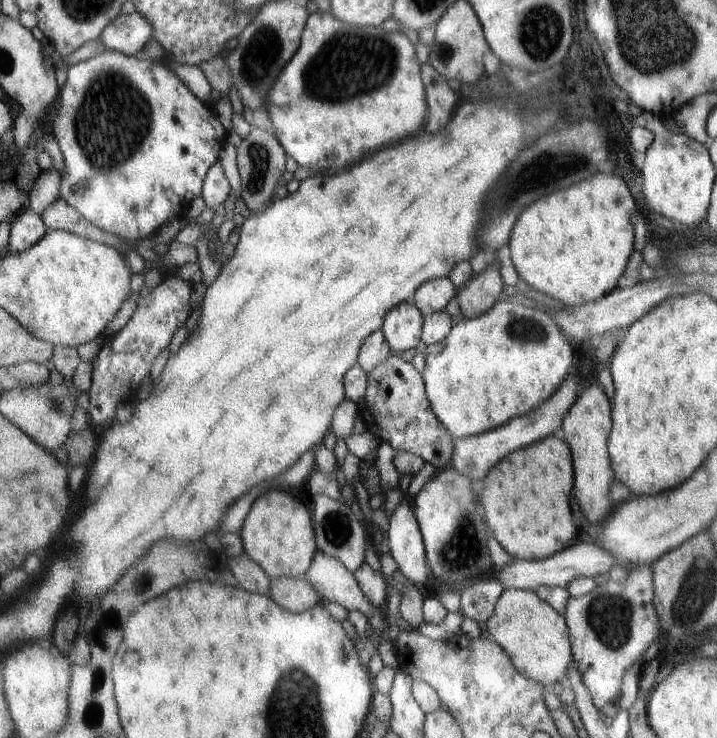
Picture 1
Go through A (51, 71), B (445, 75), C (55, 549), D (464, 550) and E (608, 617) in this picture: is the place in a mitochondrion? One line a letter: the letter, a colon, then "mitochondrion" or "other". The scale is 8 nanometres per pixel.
A: other
B: other
C: other
D: mitochondrion
E: mitochondrion

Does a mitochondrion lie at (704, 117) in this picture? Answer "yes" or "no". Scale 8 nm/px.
no

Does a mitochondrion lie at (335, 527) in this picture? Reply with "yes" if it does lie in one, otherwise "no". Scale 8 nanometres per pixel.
yes

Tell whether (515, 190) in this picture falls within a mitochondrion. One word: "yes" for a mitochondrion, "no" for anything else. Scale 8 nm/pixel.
yes

